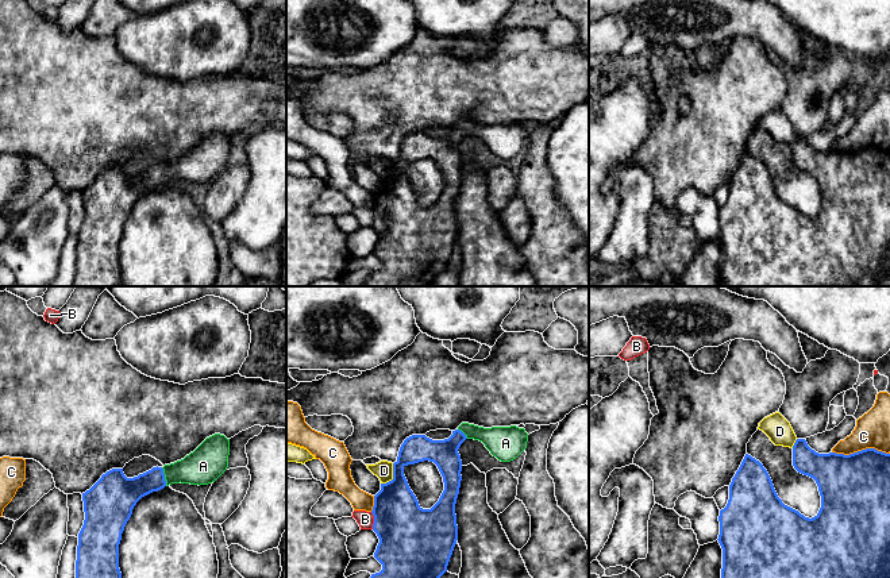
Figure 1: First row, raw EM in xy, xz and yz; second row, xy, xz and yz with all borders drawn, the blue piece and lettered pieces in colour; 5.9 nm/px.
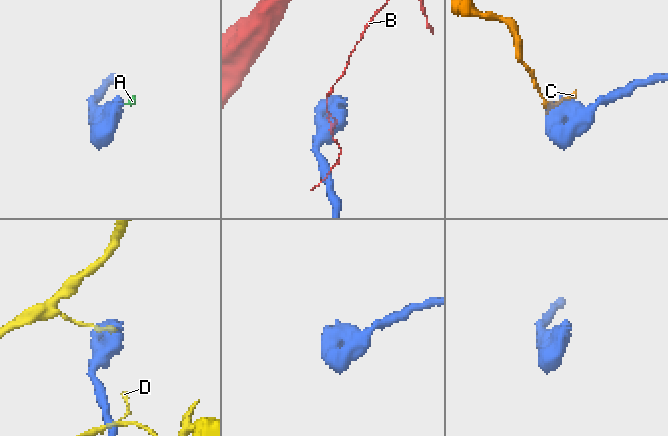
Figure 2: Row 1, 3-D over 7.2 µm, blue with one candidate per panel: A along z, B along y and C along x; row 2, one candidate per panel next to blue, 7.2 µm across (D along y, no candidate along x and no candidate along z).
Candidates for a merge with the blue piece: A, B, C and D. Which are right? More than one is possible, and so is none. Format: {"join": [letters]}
{"join": ["A"]}

